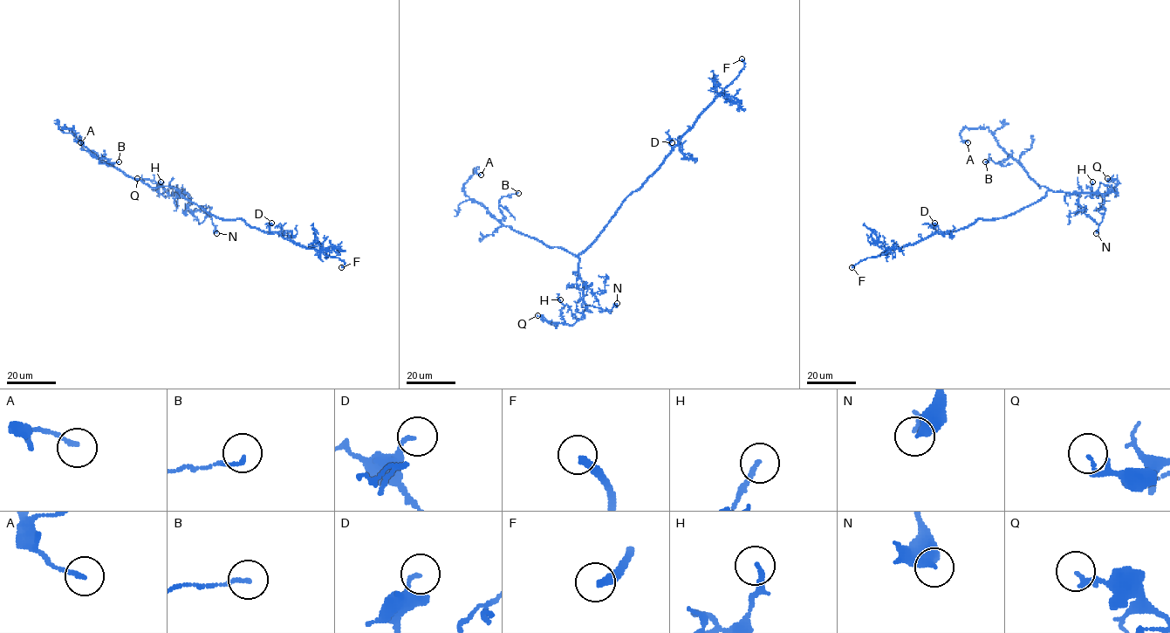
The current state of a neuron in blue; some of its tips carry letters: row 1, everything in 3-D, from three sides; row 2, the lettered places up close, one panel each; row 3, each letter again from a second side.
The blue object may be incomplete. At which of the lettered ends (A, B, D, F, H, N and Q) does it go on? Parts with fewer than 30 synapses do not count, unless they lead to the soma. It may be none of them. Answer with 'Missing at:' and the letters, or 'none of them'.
Missing at: F

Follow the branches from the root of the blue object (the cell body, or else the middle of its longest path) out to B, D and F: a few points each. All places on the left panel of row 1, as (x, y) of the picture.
B: (200, 207), (174, 188), (151, 188), (126, 175), (103, 162), (103, 156), (99, 163), (100, 158), (119, 161)
D: (200, 207), (217, 217), (242, 219), (264, 231), (272, 232), (269, 230), (271, 223)
F: (200, 207), (217, 217), (242, 219), (252, 227), (279, 233), (295, 244), (338, 257), (345, 262), (341, 267)

